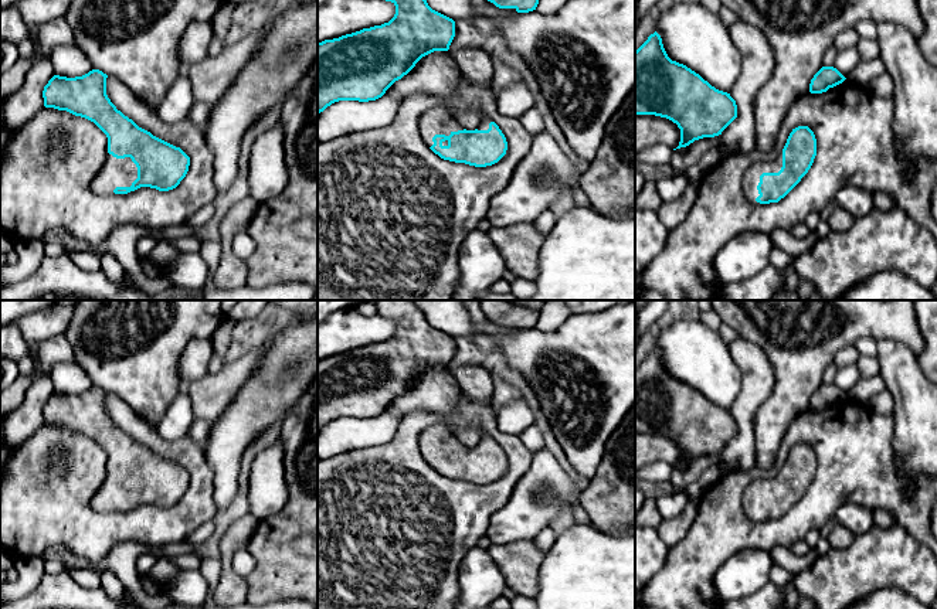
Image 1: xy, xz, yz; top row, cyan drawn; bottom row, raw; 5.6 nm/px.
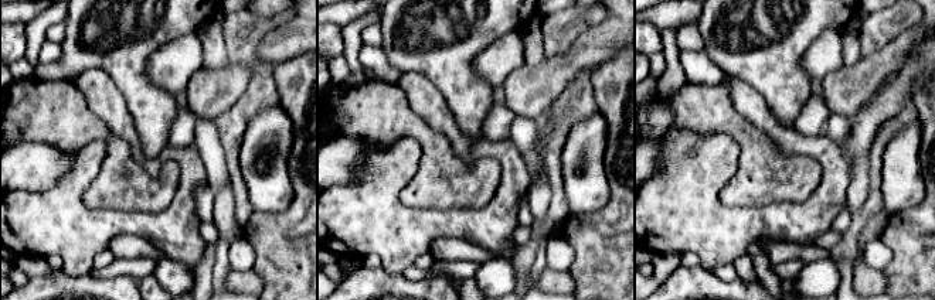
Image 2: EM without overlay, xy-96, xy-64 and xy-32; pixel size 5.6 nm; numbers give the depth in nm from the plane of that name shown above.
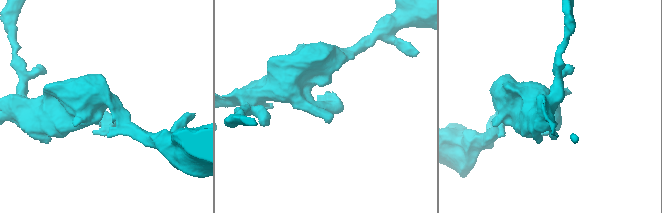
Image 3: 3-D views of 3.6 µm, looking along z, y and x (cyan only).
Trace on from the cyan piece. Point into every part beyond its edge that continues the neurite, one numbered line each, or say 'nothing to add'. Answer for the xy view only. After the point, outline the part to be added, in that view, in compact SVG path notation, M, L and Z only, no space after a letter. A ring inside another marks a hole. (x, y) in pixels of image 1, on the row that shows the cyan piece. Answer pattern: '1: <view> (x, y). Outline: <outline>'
1: xy (115, 173). Outline: M108 153L101 173L92 181L92 190L113 193L116 187L130 187L138 178L138 167L130 157L116 159Z

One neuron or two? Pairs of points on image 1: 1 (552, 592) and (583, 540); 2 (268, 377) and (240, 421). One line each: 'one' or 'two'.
1: one
2: one

